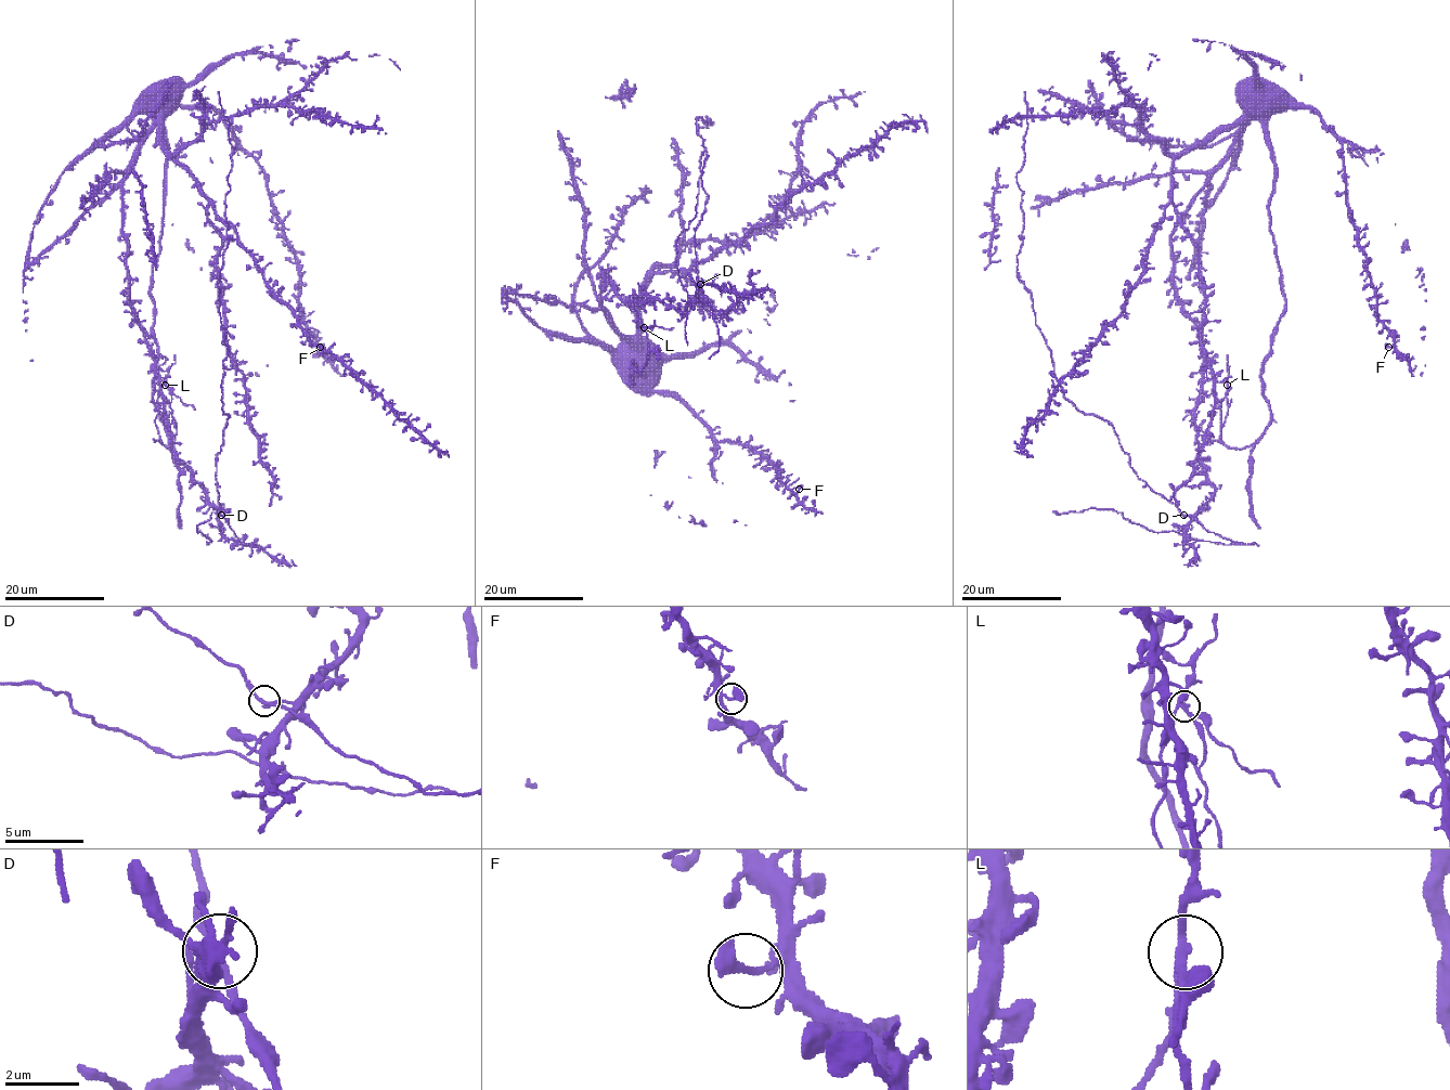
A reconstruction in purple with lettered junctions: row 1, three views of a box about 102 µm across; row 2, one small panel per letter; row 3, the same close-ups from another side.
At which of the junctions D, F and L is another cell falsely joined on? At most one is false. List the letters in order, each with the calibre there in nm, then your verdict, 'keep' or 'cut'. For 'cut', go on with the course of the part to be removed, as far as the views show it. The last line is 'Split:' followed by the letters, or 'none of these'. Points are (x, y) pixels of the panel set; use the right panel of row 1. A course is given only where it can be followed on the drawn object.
D: 150 nm thick; keep
F: 190 nm thick; keep
L: 200 nm thick; cut; foreign part runs (1228, 385), (1228, 415), (1221, 428), (1221, 440)
Split: L

